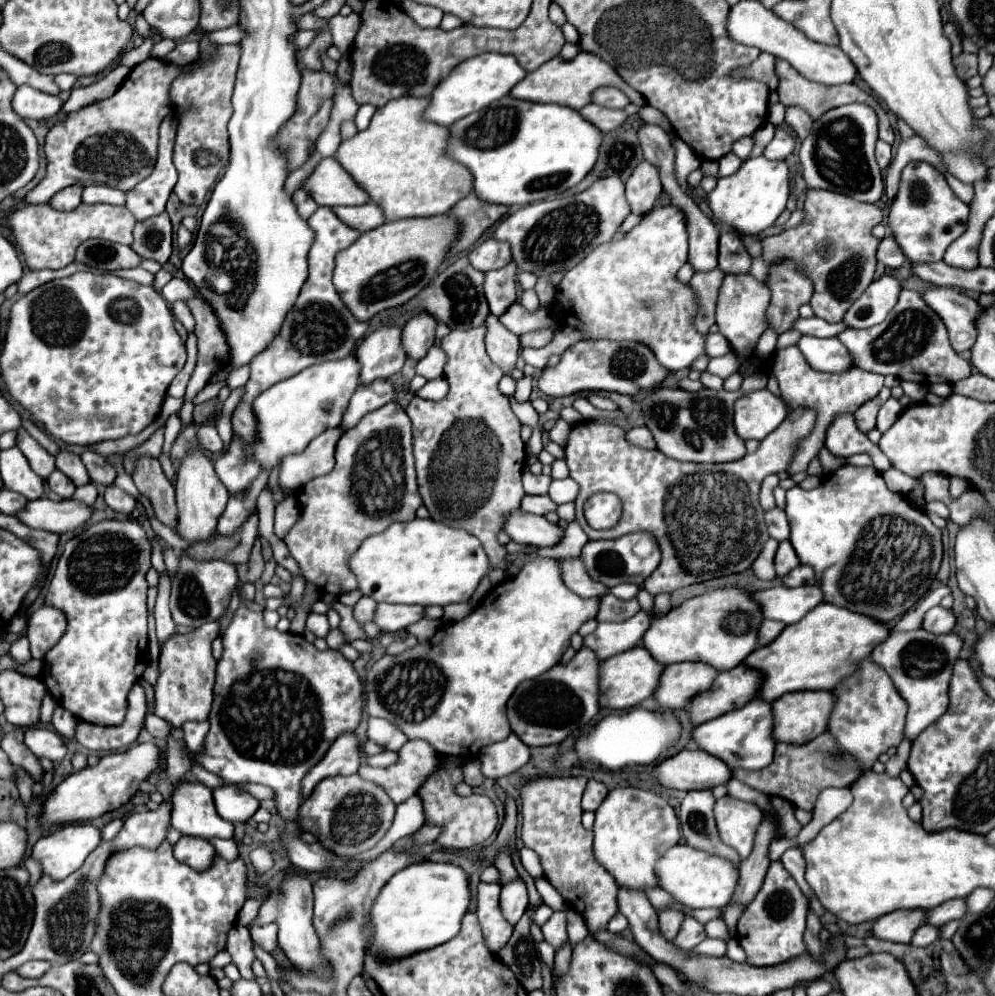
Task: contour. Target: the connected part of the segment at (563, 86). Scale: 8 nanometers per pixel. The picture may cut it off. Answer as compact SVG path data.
M579 51L579 55L571 61L555 57L547 63L543 63L537 71L527 73L527 77L521 83L517 83L517 87L513 87L513 91L509 95L515 99L525 99L525 101L533 101L533 103L557 103L557 105L565 105L571 109L581 109L587 103L591 103L591 91L595 91L597 87L605 87L605 85L621 89L631 99L631 103L635 103L639 107L645 105L643 95L637 93L635 89L631 89L617 75L617 71L613 71L609 65L605 65L601 57L597 57L593 53L585 53L585 51Z

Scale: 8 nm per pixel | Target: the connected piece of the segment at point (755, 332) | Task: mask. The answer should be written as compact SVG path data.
M725 275L723 285L719 289L719 299L717 299L717 325L719 333L729 341L733 351L743 353L745 349L753 347L761 333L767 329L765 323L765 309L769 305L769 289L763 281L757 281L753 275Z

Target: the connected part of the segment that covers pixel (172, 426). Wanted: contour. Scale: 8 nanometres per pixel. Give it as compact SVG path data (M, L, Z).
M173 413L167 423L165 423L165 443L163 443L163 453L169 455L177 435L179 435L179 429L181 429L181 421L179 421L179 413Z

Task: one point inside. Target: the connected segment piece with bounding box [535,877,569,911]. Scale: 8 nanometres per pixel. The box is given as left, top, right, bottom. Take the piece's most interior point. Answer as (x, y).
(550, 896)

